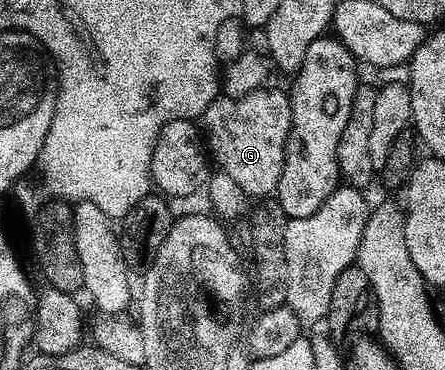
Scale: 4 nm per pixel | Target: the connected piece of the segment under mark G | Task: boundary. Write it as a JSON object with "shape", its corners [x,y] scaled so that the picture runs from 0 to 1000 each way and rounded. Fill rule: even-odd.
{"shape":[[[604,232],[587,235],[537,268],[492,262],[449,316],[458,384],[488,459],[517,478],[555,532],[613,530],[629,500],[629,473],[638,468],[656,284],[640,243],[607,243]]]}

